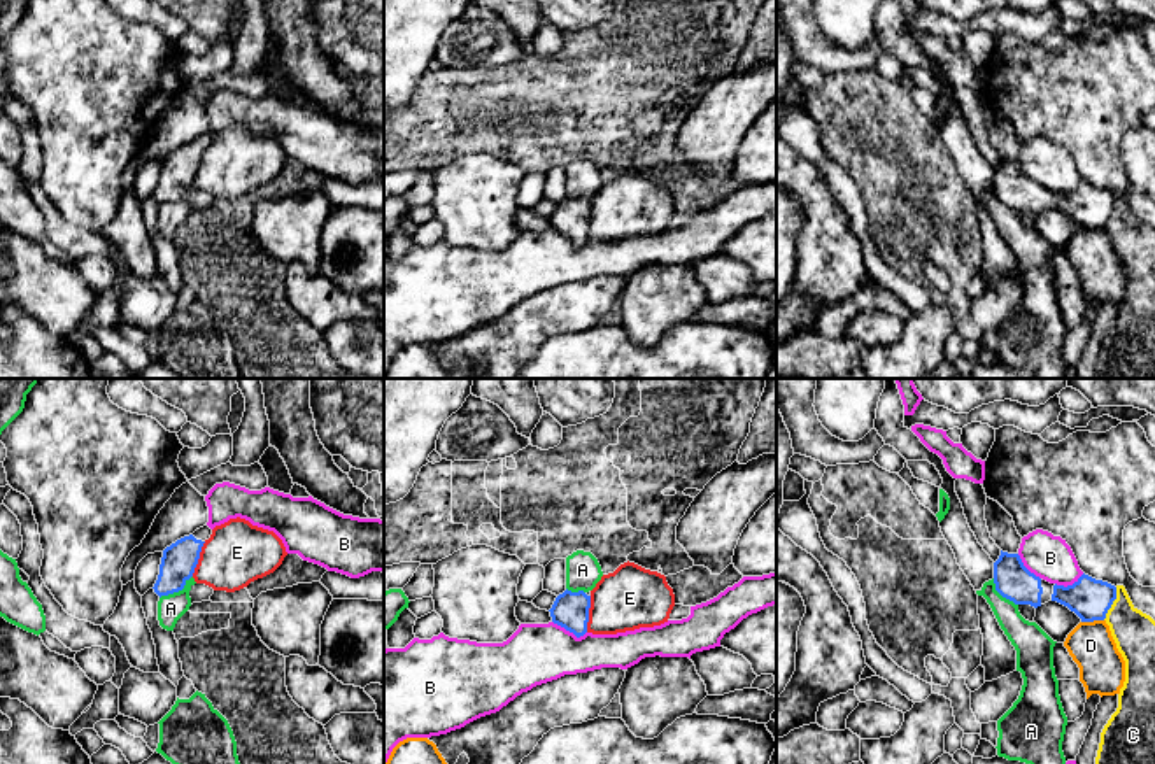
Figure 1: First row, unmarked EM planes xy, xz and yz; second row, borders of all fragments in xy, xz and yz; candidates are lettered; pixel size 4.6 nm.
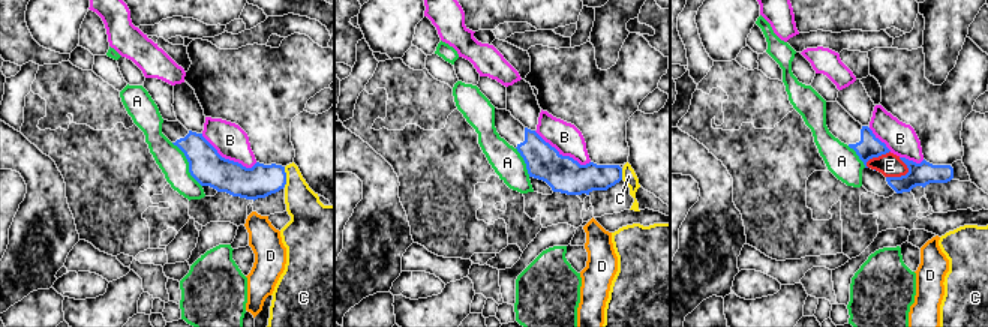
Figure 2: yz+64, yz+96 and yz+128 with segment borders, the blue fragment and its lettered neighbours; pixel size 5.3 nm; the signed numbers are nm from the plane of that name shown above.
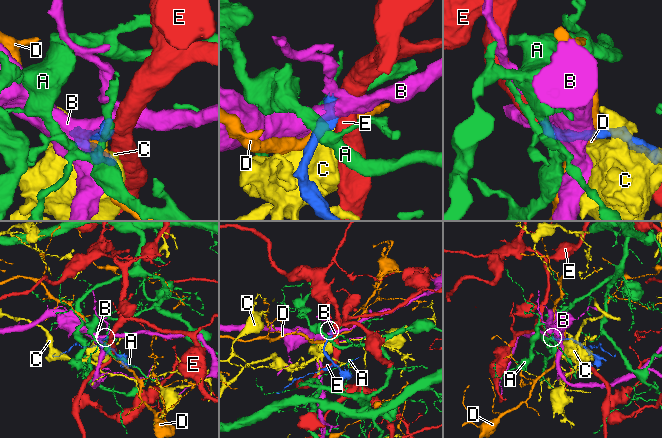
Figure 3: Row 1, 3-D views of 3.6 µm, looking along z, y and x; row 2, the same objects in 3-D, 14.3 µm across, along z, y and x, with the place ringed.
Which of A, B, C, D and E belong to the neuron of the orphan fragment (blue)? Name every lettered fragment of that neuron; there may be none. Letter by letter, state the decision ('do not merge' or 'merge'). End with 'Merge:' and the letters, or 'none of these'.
A: do not merge
B: do not merge
C: do not merge
D: do not merge
E: do not merge
Merge: none of these

